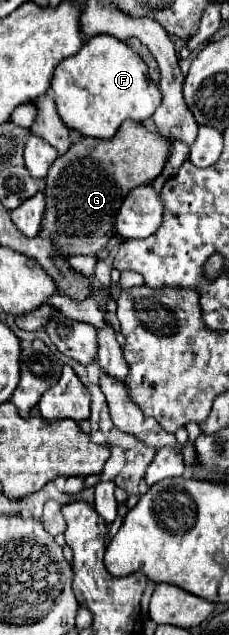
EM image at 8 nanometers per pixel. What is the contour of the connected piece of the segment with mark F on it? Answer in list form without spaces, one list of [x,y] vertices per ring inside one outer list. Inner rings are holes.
[[[108,34],[86,40],[74,56],[58,64],[52,78],[52,92],[58,114],[70,130],[102,140],[112,138],[124,120],[146,122],[162,100],[158,86],[148,80],[144,60]]]

